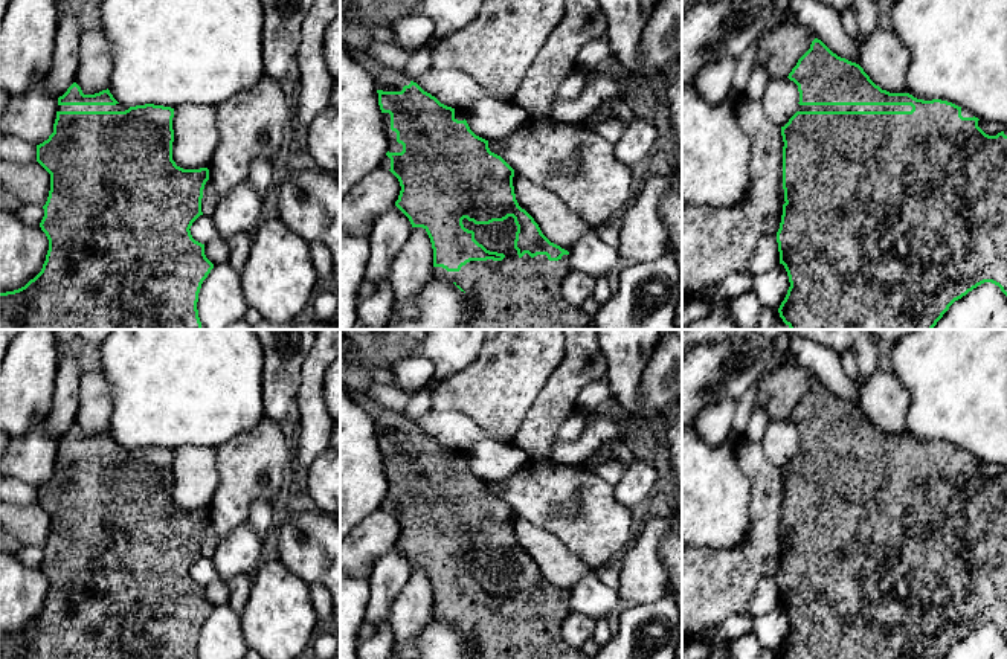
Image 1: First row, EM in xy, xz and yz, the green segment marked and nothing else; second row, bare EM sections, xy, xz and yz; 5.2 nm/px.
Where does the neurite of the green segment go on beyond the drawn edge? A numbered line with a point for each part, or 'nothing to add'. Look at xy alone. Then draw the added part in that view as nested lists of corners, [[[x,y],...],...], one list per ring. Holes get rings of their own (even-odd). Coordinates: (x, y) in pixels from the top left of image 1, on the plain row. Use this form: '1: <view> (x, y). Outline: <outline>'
1: xy (119, 449). Outline: [[[58,447],[58,453],[125,453],[128,447]]]

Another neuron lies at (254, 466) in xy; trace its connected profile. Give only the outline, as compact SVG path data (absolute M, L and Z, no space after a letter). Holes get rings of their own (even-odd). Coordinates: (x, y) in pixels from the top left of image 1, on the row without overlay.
M269 418L215 448L218 485L208 508L218 542L250 519L255 502L273 506L291 464L279 424Z

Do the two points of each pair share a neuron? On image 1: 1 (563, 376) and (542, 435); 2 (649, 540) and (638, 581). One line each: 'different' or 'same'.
1: same
2: same

